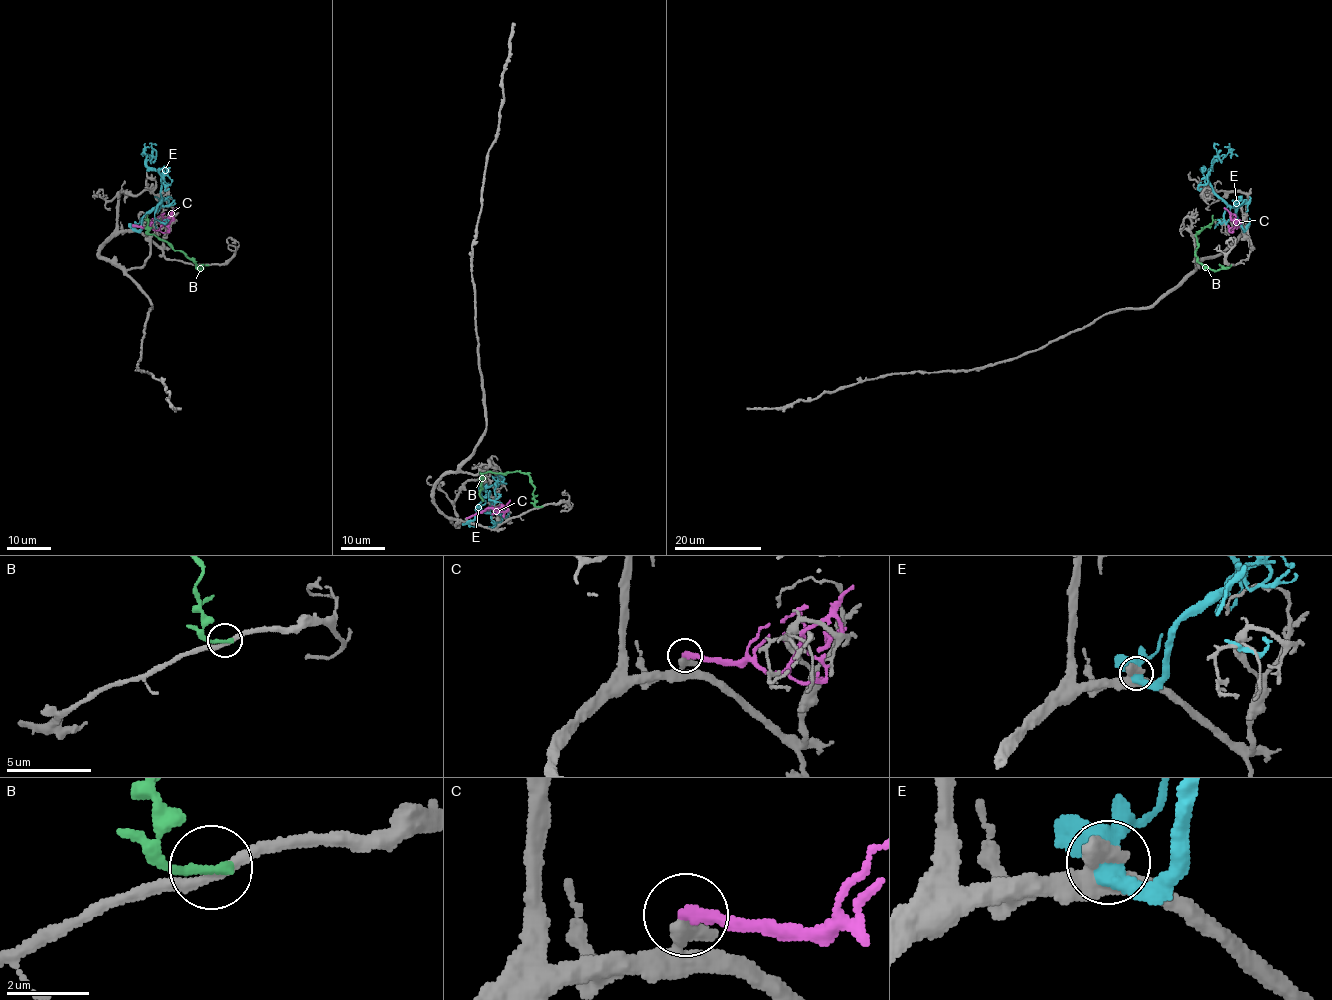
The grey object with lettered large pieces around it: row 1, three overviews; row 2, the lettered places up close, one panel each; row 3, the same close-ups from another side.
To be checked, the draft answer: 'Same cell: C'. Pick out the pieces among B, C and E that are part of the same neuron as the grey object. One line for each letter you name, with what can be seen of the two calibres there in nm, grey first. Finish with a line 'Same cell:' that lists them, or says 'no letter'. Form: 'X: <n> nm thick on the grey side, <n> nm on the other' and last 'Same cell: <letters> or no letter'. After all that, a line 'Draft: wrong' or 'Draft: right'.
Same cell: no letter
Draft: wrong

